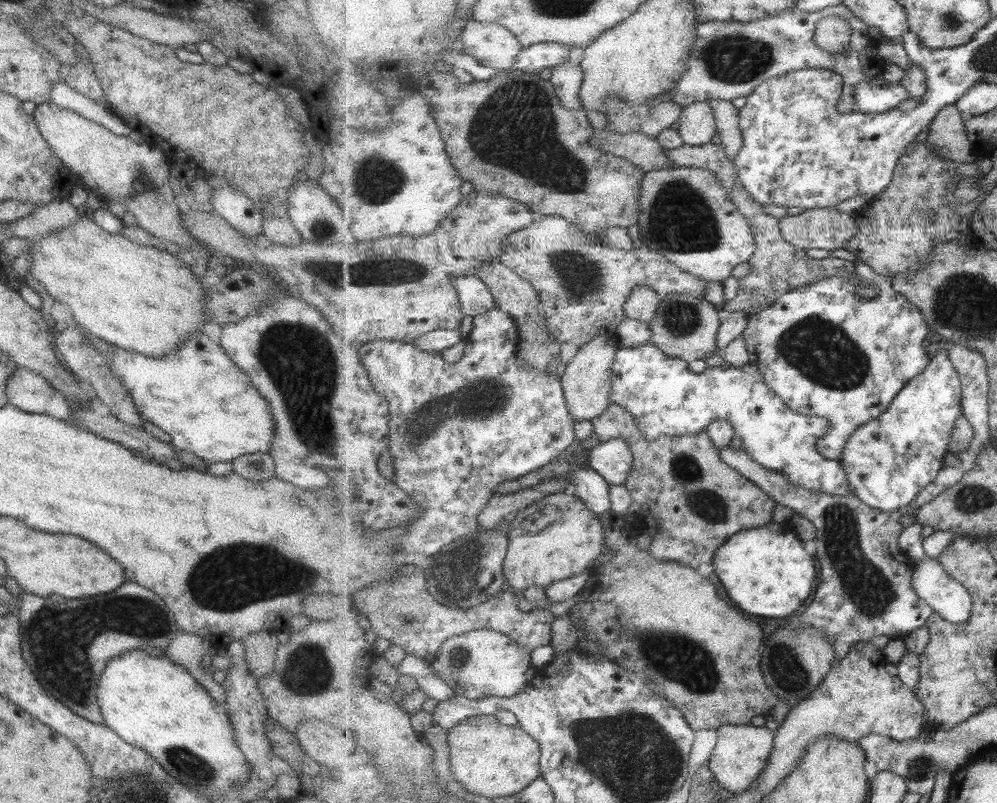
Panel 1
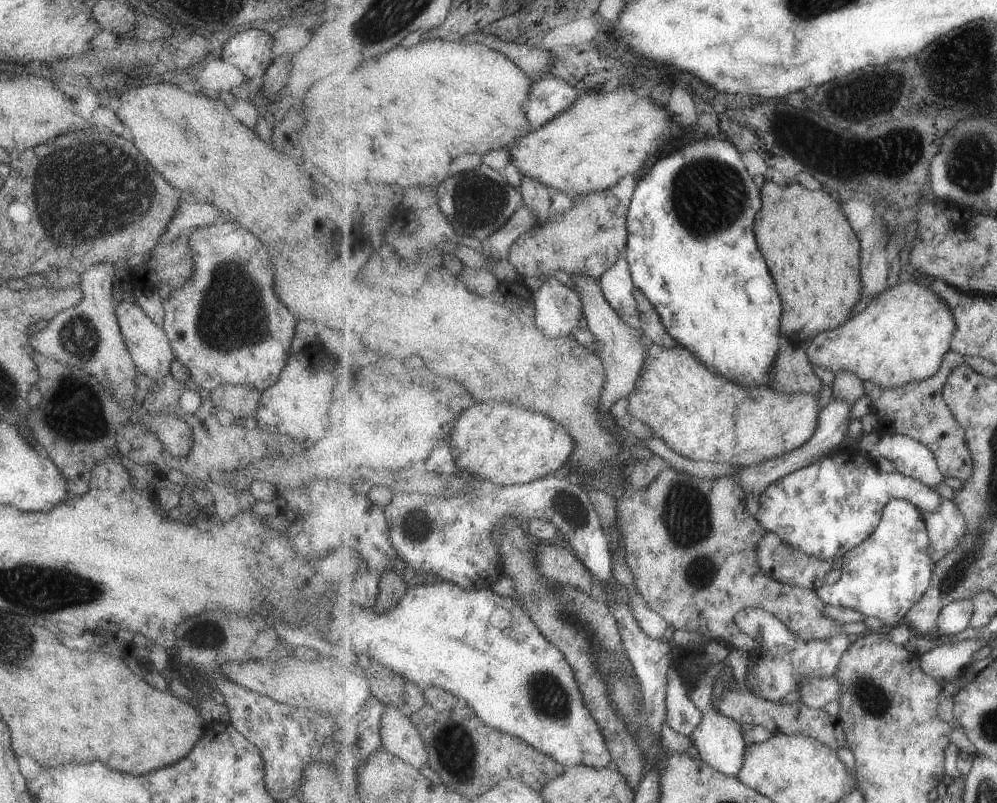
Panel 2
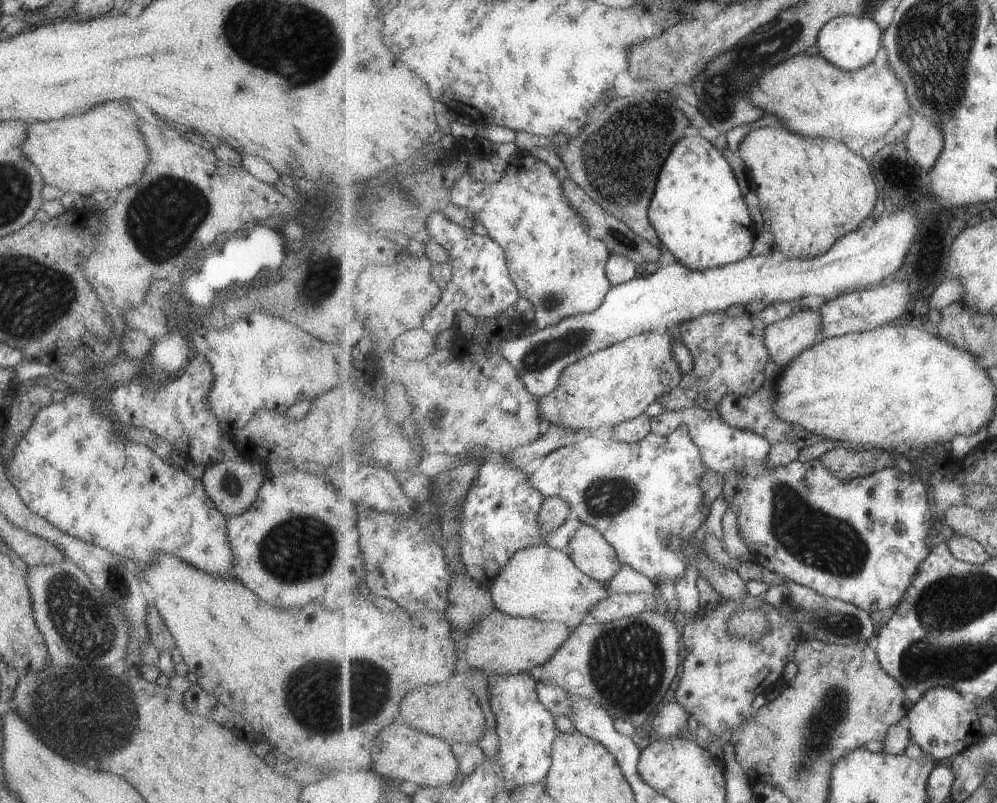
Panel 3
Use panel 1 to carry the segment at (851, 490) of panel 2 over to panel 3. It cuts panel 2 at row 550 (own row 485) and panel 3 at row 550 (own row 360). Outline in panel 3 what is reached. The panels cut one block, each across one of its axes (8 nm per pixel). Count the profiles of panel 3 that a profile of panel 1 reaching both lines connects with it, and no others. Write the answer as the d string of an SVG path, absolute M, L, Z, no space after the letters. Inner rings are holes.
M681 425L668 437L651 432L636 443L617 440L612 434L591 433L572 446L548 454L530 476L530 483L546 497L564 498L573 516L603 533L623 565L643 573L657 585L662 578L667 577L676 583L685 576L688 565L685 545L709 518L709 505L702 488L706 469L700 448L693 442L688 426Z

